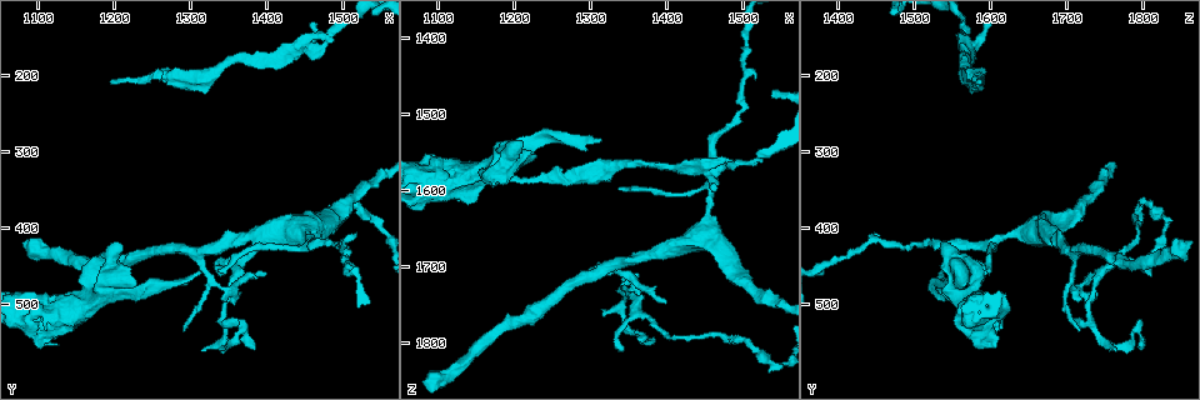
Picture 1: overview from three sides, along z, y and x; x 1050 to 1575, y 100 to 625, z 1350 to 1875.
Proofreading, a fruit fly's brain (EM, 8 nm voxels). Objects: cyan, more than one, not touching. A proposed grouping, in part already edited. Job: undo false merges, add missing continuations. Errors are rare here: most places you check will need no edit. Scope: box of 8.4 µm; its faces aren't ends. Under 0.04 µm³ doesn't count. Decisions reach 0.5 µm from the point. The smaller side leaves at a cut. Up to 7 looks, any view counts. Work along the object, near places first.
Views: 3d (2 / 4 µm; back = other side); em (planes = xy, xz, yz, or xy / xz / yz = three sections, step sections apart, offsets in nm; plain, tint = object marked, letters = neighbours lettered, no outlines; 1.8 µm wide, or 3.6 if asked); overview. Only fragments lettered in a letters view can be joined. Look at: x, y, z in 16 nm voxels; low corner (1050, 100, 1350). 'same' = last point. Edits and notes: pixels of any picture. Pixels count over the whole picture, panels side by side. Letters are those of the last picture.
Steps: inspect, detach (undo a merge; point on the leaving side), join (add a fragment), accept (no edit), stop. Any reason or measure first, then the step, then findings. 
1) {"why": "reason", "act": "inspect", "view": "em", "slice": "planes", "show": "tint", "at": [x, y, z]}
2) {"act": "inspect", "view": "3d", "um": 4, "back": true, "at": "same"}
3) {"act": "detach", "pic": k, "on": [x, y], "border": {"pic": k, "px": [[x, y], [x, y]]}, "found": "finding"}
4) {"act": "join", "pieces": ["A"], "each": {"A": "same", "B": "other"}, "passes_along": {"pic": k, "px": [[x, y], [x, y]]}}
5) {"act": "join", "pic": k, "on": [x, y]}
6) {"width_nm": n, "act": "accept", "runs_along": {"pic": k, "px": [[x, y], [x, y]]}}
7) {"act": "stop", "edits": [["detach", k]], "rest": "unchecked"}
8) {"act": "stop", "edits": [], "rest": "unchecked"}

{"why": "thin end", "act": "inspect", "view": "em", "slice": "planes", "show": "tint", "at": [1195, 210, 1585]}

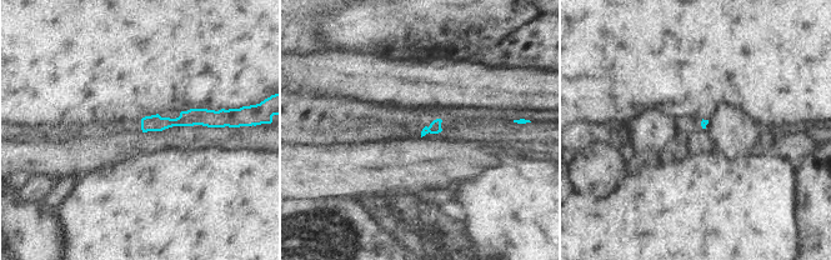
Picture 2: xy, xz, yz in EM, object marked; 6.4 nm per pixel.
{"why": "see the neighbours", "act": "inspect", "view": "em", "slice": "planes", "show": "letters", "at": "same"}

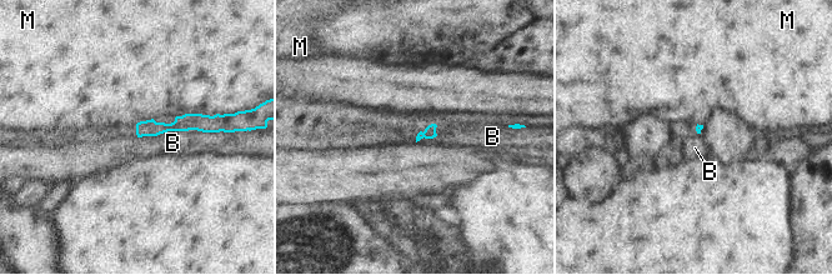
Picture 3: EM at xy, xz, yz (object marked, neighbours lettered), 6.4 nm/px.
{"act": "accept", "each": {"B": "other", "M": "other"}, "runs_along": {"pic": 3, "px": [[139, 126], [204, 124], [210, 129]]}, "found": "none of them fits"}

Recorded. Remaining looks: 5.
{"why": "branch stops here", "act": "inspect", "view": "em", "slice": "planes", "show": "letters", "at": [1310, 460, 1530]}

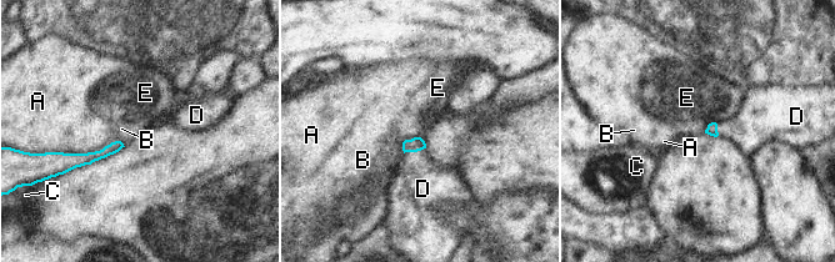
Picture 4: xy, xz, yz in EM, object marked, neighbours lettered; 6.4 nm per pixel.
{"act": "join", "pieces": ["D"], "each": {"A": "other", "B": "other", "C": "other", "D": "same", "E": "other"}, "passes_along": {"pic": 4, "px": [[416, 144], [414, 151], [423, 189]]}, "found": "the neuron continues"}

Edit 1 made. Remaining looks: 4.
{"act": "inspect", "view": "overview"}

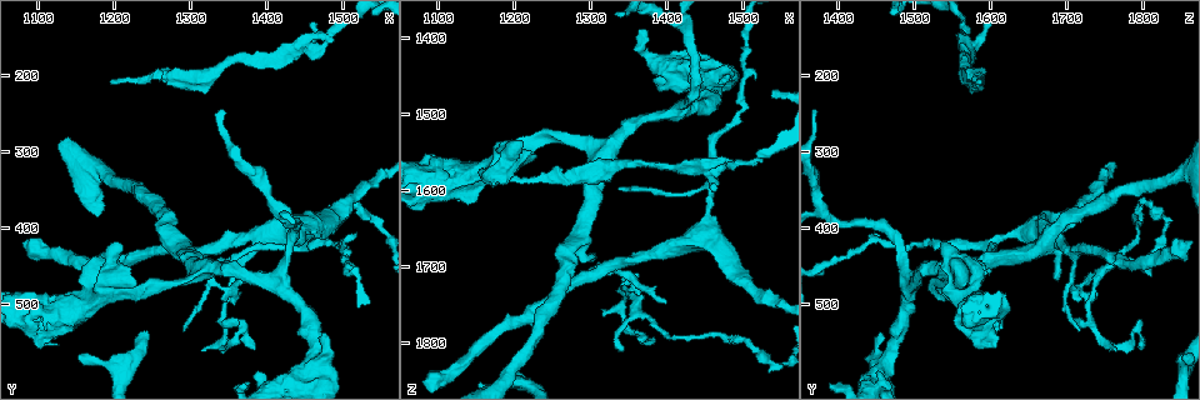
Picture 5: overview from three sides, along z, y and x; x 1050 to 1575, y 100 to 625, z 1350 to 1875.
{"why": "sharp bend", "act": "inspect", "view": "3d", "um": 2, "at": [1180, 435, 1565]}

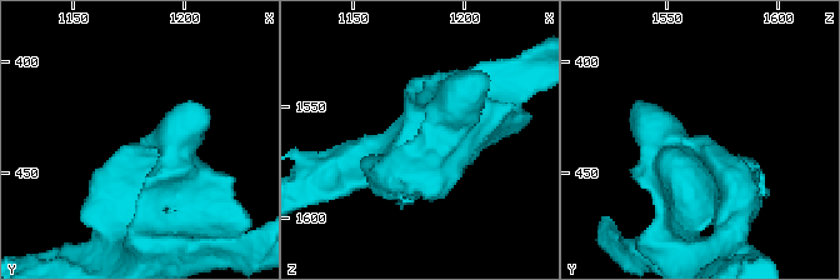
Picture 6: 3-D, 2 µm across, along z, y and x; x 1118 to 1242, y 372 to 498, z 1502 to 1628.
{"why": "shape alone is not enough", "act": "inspect", "view": "em", "um": 3.6, "slice": "yz", "step": 4, "show": "tint", "at": [1181, 439, 1567]}

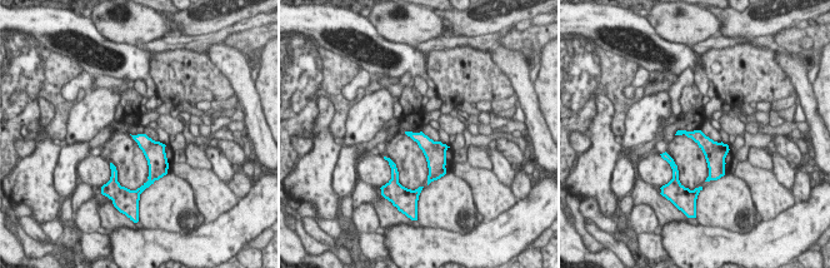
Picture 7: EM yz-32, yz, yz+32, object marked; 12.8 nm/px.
{"why": "another direction", "act": "inspect", "view": "em", "um": 3.6, "slice": "planes", "show": "letters", "at": "same"}

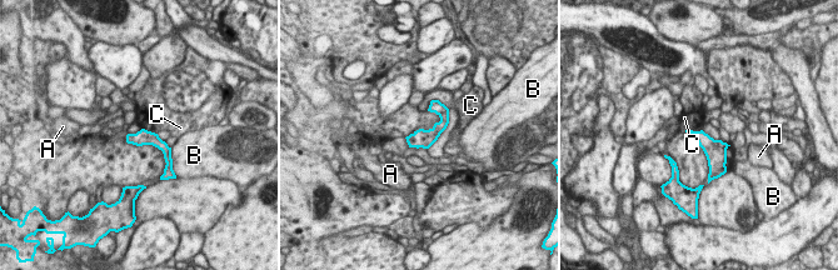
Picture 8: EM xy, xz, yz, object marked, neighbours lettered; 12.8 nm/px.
{"act": "accept", "each": {"A": "other", "B": "other", "C": "other"}, "found": "one neuron here"}

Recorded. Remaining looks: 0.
{"act": "stop", "edits": [["join", 4]], "rest": "unchecked"}

